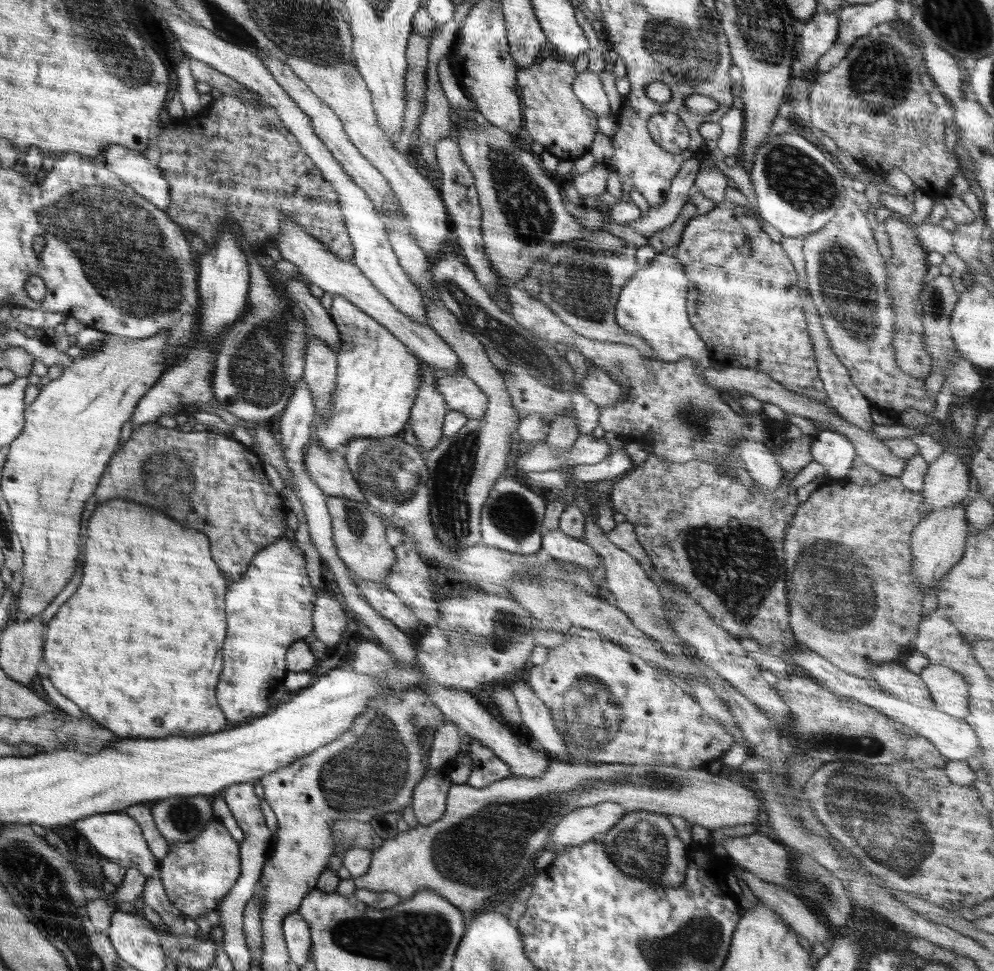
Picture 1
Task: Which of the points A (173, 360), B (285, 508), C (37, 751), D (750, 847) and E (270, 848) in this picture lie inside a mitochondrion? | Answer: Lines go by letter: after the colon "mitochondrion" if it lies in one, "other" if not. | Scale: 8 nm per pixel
A: other
B: other
C: other
D: other
E: other

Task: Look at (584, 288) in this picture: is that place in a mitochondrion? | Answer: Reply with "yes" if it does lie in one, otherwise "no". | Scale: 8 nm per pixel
yes

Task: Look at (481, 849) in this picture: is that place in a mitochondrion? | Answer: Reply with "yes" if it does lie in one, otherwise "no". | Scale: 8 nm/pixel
yes

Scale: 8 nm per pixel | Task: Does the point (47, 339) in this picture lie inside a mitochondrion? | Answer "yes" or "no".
no

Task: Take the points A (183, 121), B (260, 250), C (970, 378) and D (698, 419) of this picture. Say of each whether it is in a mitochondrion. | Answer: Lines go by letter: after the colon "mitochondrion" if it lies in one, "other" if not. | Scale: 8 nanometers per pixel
A: other
B: other
C: other
D: mitochondrion

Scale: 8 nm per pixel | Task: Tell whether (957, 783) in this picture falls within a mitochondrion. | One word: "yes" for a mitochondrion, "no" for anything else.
no

